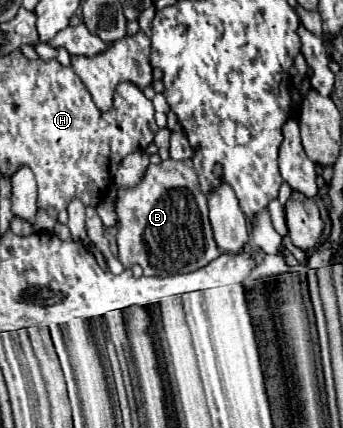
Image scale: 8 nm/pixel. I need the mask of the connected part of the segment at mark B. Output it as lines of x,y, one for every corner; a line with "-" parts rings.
167,159
159,165
149,165
139,185
119,189
115,211
119,217
117,259
125,267
141,265
145,277
191,273
221,255
207,217
207,195
199,189
191,159

